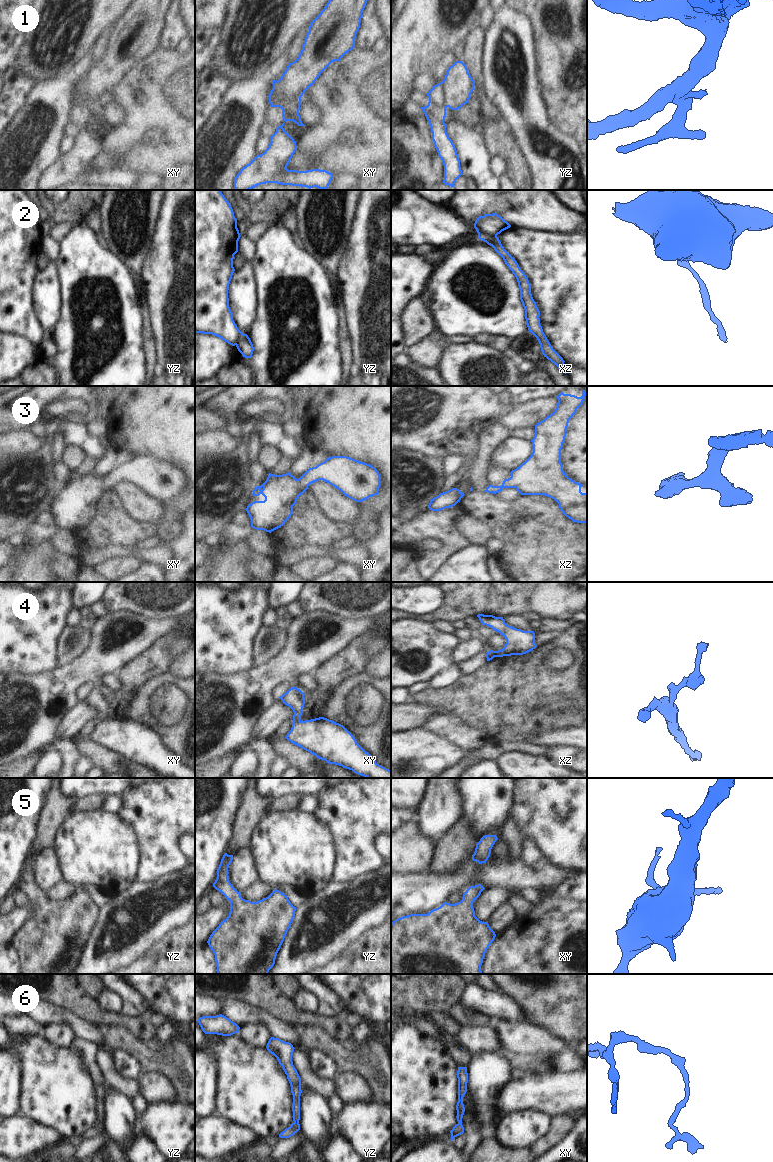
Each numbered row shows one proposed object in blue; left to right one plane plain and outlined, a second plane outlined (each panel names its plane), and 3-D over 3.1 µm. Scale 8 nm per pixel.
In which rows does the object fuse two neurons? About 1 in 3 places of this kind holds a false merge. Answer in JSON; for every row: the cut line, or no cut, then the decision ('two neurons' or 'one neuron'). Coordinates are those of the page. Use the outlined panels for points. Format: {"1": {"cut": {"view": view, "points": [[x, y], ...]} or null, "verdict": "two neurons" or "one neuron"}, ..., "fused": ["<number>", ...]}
{"1": {"cut": {"view": "yz", "points": [[439, 83], [443, 86], [445, 104], [447, 106]]}, "verdict": "two neurons"}, "2": {"cut": {"view": "xz", "points": [[478, 234], [480, 236], [496, 236]]}, "verdict": "two neurons"}, "3": {"cut": null, "verdict": "one neuron"}, "4": {"cut": {"view": "xz", "points": [[490, 650], [494, 652], [495, 656]]}, "verdict": "two neurons"}, "5": {"cut": null, "verdict": "one neuron"}, "6": {"cut": null, "verdict": "one neuron"}, "fused": ["1", "2", "4"]}

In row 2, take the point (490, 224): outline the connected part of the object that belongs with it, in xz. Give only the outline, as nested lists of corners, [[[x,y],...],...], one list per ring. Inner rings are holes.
[[[497,213],[479,216],[474,223],[474,228],[480,237],[497,236],[510,227],[511,225]]]

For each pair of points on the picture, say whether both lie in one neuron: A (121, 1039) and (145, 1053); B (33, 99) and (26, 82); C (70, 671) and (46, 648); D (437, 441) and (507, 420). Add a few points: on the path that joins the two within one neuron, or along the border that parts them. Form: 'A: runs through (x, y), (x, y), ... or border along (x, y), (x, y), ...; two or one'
A: runs through (127, 1042), (139, 1050); one
B: border along (35, 83), (26, 96), (25, 102), (17, 110); two
C: border along (57, 667), (48, 671), (34, 673); two
D: runs through (454, 424), (462, 416), (490, 416); one

